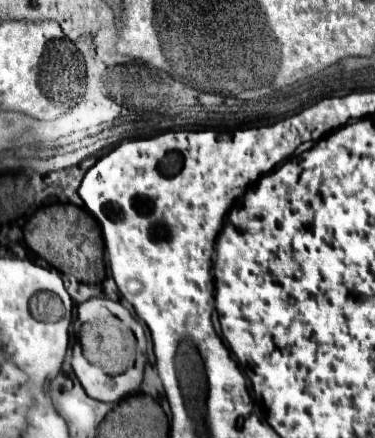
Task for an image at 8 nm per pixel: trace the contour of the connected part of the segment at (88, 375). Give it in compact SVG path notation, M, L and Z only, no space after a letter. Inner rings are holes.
M73 347L73 355L71 355L71 367L77 375L77 379L81 381L83 389L87 391L89 397L97 399L97 401L105 401L105 403L117 403L133 393L139 391L139 385L143 381L143 367L145 367L145 359L141 363L135 363L133 369L125 371L119 377L109 377L107 373L103 373L103 369L97 369L97 365L91 365L83 353L81 347Z

